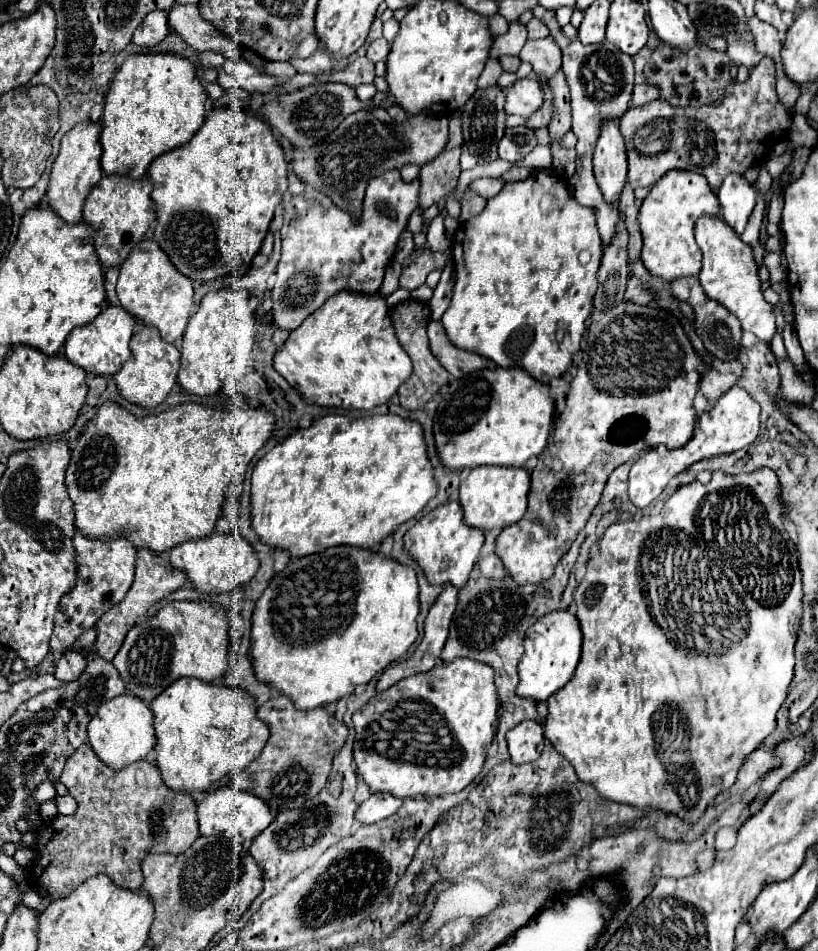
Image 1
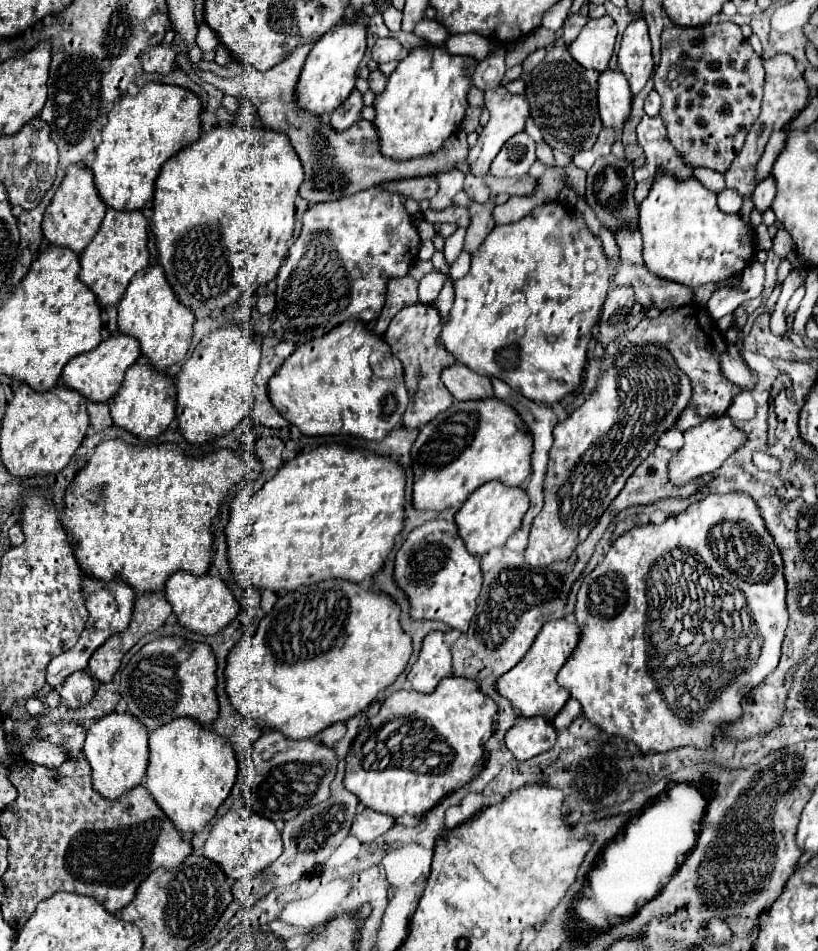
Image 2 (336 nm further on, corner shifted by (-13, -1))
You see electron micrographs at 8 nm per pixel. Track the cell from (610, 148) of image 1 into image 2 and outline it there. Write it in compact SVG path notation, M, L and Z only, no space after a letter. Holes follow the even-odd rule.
M603 71L599 75L599 89L597 89L597 103L603 127L623 131L631 115L633 95L629 83L621 71Z

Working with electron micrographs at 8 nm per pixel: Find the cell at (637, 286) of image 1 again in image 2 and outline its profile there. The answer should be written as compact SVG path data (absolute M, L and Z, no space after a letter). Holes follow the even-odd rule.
M627 233L625 235L615 235L615 239L617 239L617 245L619 245L623 261L629 261L633 265L641 265L643 263L643 257L641 257L641 235L639 233L633 233L631 237Z

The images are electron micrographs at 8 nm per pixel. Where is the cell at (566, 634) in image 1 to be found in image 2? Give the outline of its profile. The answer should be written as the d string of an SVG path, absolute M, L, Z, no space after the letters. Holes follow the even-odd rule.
M557 619L557 621L545 623L543 629L539 631L539 635L535 637L533 647L529 649L525 659L521 659L521 663L517 663L517 667L507 671L495 683L497 691L503 697L507 697L523 717L541 715L541 717L553 721L555 715L563 709L563 705L569 699L569 691L559 687L555 677L557 677L559 669L567 663L567 659L573 655L573 651L577 649L579 637L581 637L581 631L579 631L577 623L569 623L567 619Z

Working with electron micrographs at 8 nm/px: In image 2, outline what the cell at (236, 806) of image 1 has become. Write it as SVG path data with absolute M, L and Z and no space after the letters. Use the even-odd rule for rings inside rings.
M247 807L231 809L223 817L219 817L213 823L211 833L203 845L205 857L213 859L215 863L221 863L221 869L229 875L231 881L253 879L257 873L269 867L281 855L281 851L281 833L275 829L273 821L253 815Z

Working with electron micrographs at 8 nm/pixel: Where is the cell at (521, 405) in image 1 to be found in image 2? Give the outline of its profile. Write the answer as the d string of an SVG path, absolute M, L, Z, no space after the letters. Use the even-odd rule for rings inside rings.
M497 397L453 401L447 411L421 427L413 443L413 505L425 511L459 509L477 487L493 479L517 487L531 475L531 455L533 435L509 403Z

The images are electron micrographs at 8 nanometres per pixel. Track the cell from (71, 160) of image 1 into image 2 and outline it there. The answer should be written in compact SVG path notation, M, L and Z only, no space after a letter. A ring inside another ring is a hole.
M75 163L67 167L67 173L55 191L53 201L45 209L43 215L43 235L49 239L49 243L59 245L59 247L69 247L75 253L81 253L97 233L103 217L105 217L107 205L99 197L95 183L93 183L93 173L89 167L83 163Z

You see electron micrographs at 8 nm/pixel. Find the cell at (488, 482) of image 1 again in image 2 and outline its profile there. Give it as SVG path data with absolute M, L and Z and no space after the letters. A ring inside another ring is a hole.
M493 481L481 485L477 491L473 491L473 495L469 495L469 499L457 511L455 523L467 551L483 555L493 547L505 545L505 541L519 529L527 509L529 509L529 495L525 489L505 487L501 481Z

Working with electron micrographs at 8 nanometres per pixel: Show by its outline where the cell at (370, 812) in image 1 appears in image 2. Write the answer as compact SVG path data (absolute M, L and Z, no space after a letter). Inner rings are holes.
M363 809L355 817L355 837L361 843L371 843L377 837L381 837L383 833L387 833L393 825L395 825L395 817L377 813L373 809Z

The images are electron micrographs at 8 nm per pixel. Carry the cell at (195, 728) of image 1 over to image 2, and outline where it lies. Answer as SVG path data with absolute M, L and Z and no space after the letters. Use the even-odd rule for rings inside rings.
M177 717L161 727L157 727L149 735L149 769L147 769L147 779L145 787L157 801L157 805L169 813L169 819L173 819L175 827L181 829L183 835L193 835L201 831L217 813L219 805L229 797L229 791L235 785L237 779L237 755L233 745L229 743L227 737L205 729L201 723L187 719L187 717Z

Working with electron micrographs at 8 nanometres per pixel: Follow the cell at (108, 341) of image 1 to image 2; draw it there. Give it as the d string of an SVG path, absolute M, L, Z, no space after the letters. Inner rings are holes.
M115 333L109 339L101 341L99 347L95 347L93 351L73 357L63 369L63 381L67 387L83 393L89 401L99 401L99 403L109 401L119 391L127 367L133 365L139 359L139 355L141 347L135 337L129 337L125 333Z

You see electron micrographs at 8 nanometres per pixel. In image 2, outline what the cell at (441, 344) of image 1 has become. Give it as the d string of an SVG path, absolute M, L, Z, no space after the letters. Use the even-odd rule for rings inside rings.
M455 363L447 369L443 369L441 379L443 379L445 387L455 395L457 401L493 397L493 385L491 385L489 377L475 373L473 369L465 367L463 363Z

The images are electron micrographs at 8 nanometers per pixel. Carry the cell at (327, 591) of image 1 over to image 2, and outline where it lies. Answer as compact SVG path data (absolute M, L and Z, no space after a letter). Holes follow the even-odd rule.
M325 579L315 585L281 593L275 607L261 619L257 631L237 643L227 655L227 693L231 705L247 719L265 723L289 739L309 739L337 721L365 711L405 669L413 641L399 621L399 605L387 593L363 591L347 579Z

